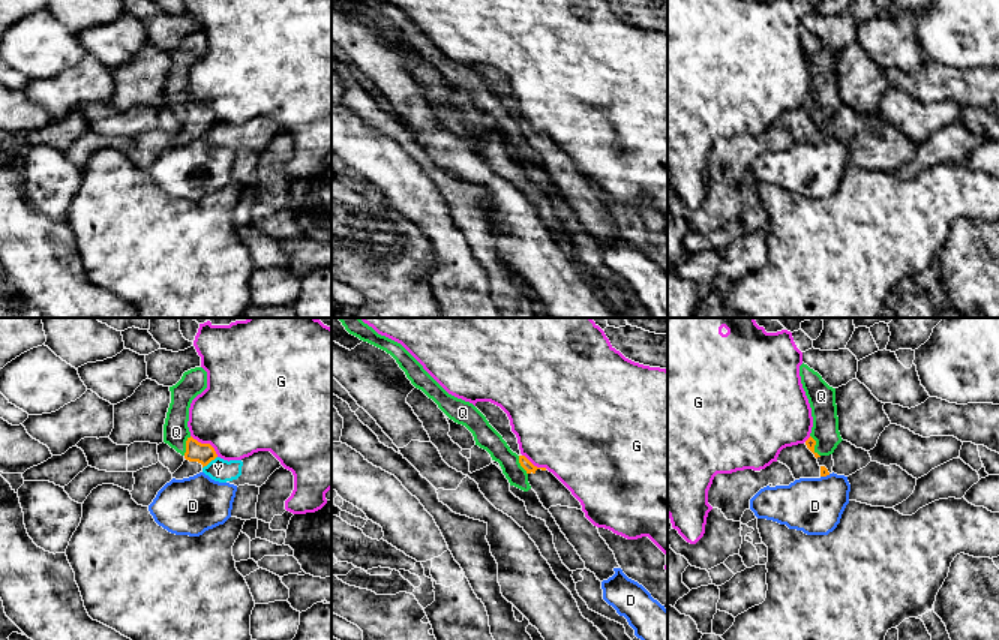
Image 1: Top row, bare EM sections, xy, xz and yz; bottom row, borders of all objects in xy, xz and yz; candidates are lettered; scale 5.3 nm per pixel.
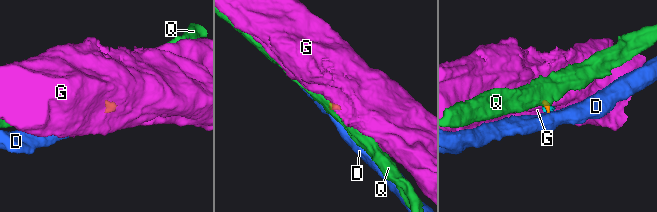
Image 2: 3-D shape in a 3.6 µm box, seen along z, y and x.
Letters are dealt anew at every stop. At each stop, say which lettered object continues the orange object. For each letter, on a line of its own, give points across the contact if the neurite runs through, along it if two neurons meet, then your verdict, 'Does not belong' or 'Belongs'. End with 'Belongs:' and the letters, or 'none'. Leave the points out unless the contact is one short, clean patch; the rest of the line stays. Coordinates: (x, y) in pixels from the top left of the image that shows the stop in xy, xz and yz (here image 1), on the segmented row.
D: Boundary: yz (830, 474), (821, 477). Does not belong
G: Boundary: xy (191, 435), (201, 442), (207, 442), (218, 456). Does not belong
Q: Boundary: yz (810, 435), (815, 441), (815, 451), (819, 456). Does not belong
Y: Boundary: xy (216, 456), (203, 468). Does not belong
Belongs: none

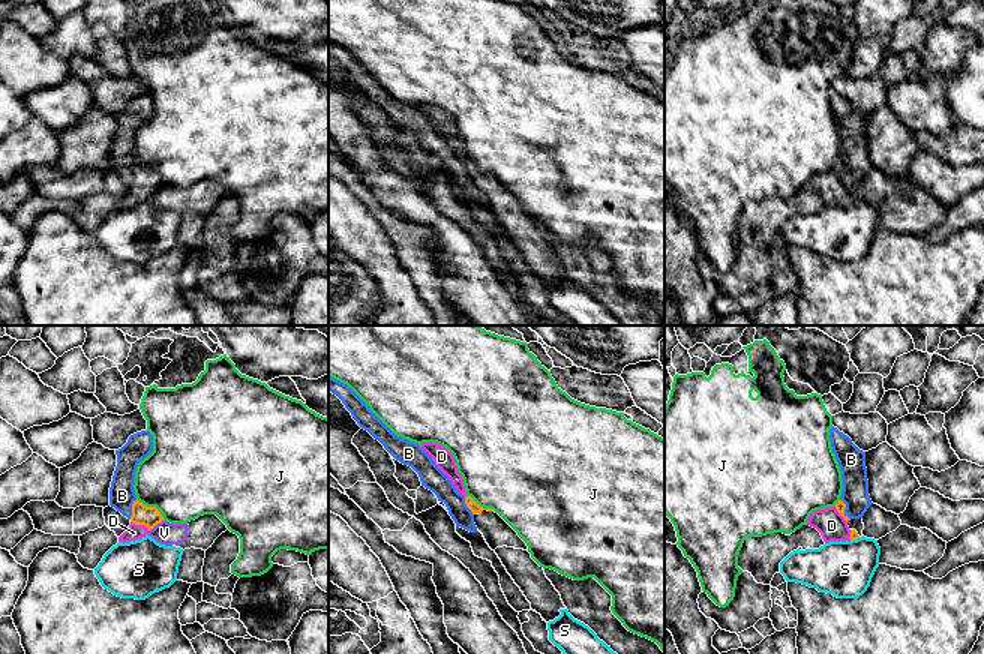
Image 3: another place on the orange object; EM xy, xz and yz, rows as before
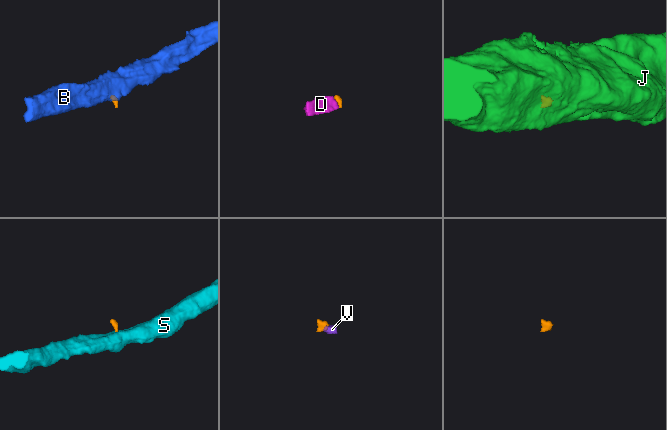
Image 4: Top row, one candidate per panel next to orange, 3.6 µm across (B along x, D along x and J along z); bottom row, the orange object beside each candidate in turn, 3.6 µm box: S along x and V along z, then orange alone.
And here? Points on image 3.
B: Boundary: yz (840, 498), (845, 504), (845, 515), (849, 519). Does not belong
D: Path across: xy (141, 515), (140, 524), (134, 533). Belongs
J: Boundary: xy (137, 498), (147, 506), (153, 506), (164, 519). Does not belong
S: Boundary: yz (860, 537), (851, 540). Does not belong
V: Boundary: xy (162, 519), (149, 531). Does not belong
Belongs: D

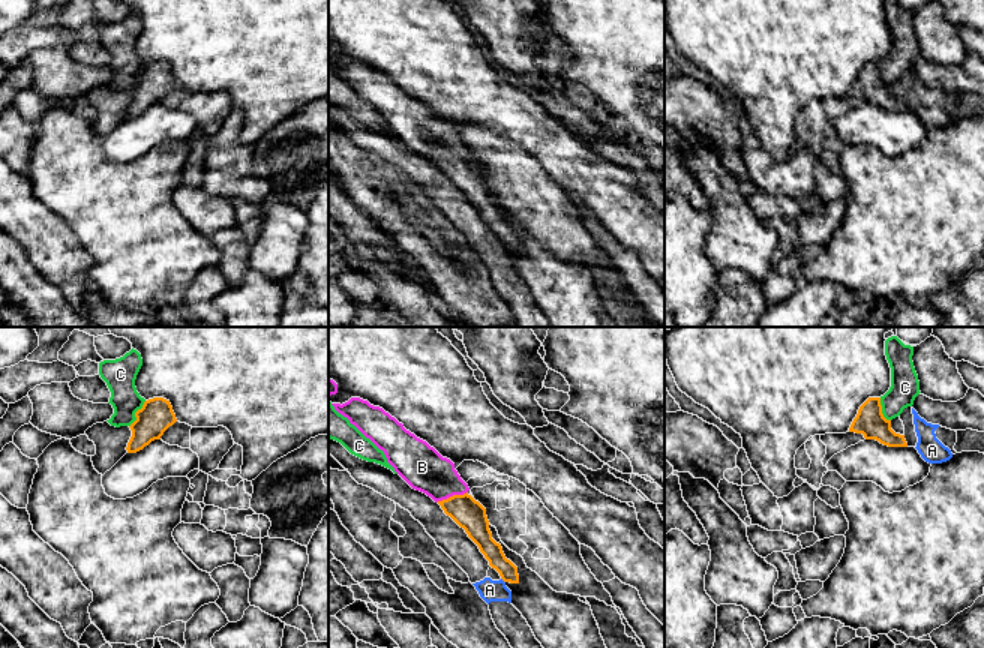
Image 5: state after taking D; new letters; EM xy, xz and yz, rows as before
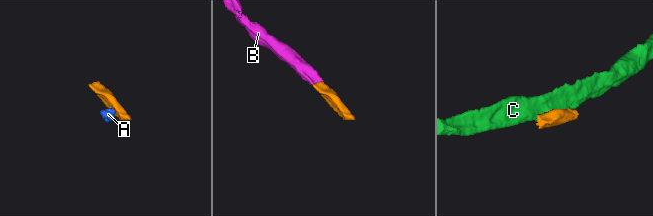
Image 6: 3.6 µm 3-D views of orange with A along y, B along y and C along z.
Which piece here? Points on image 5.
A: Boundary: xz (501, 578), (504, 582). Does not belong
B: Path across: xz (468, 513), (453, 495), (422, 467). Belongs
C: Does not belong
Belongs: B

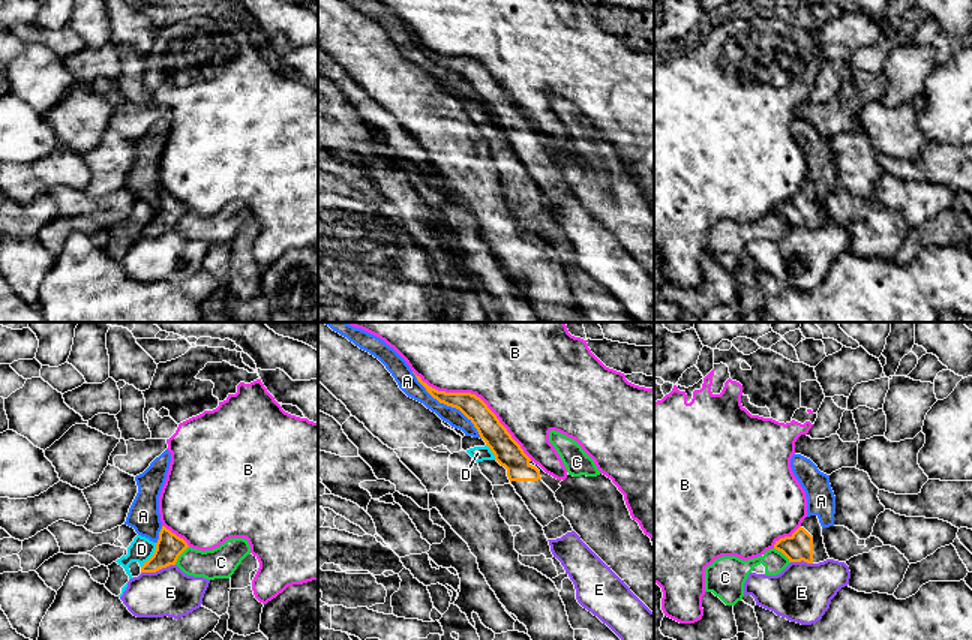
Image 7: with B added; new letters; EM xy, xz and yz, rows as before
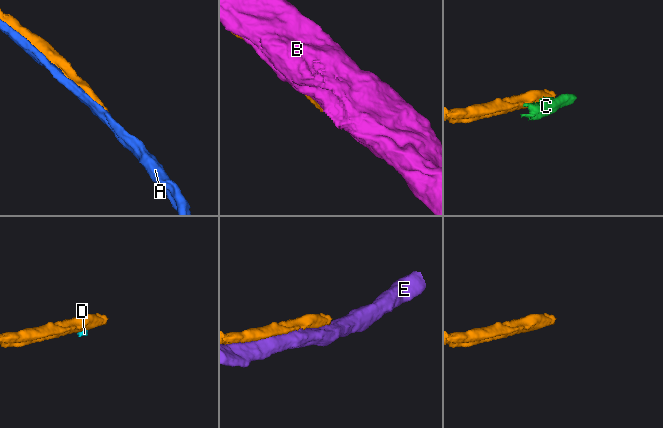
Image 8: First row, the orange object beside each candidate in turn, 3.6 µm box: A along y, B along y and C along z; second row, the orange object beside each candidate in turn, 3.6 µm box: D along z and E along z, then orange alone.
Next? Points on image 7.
A: Does not belong
B: Does not belong
C: Boundary: xy (188, 546), (174, 564). Does not belong
D: Boundary: xy (156, 543), (153, 555), (141, 567). Does not belong
E: Does not belong
Belongs: none

